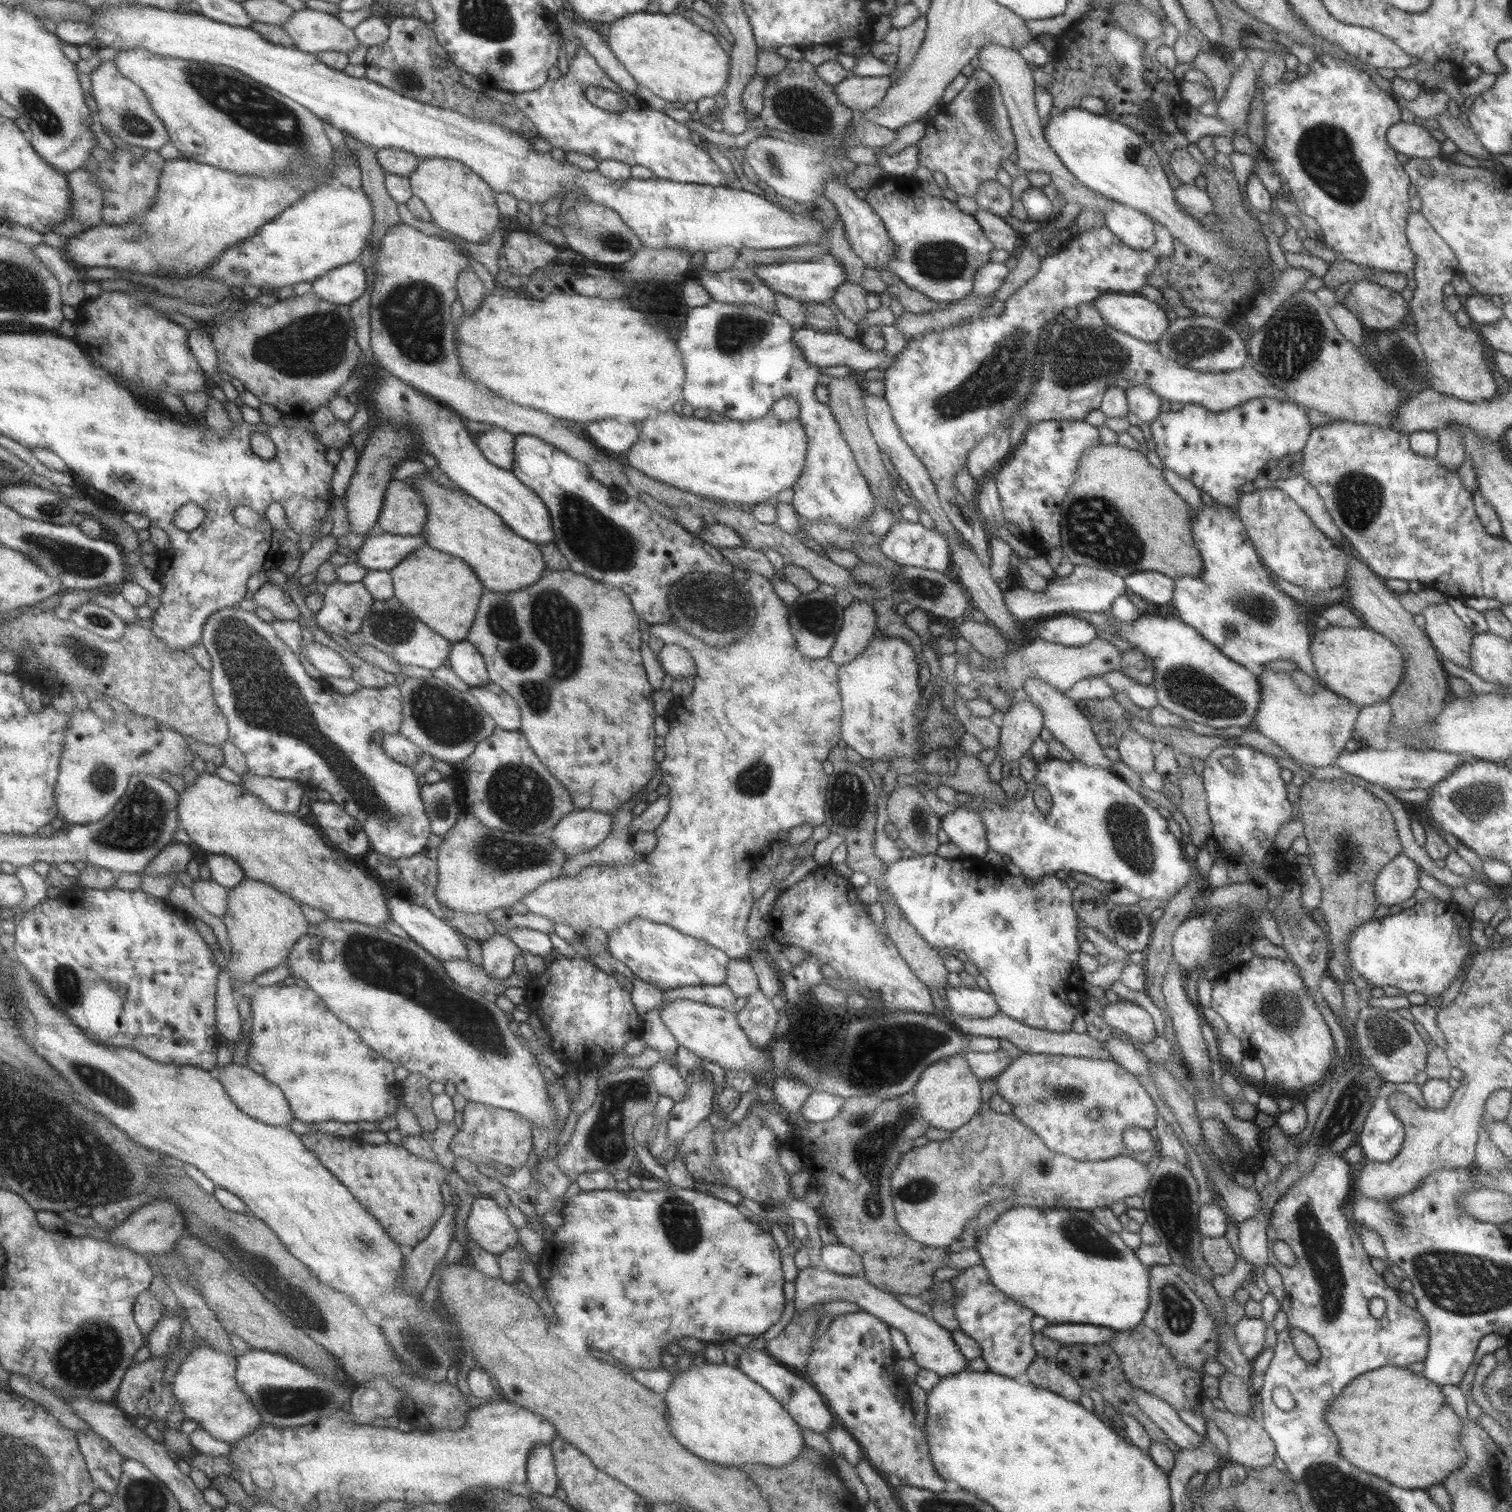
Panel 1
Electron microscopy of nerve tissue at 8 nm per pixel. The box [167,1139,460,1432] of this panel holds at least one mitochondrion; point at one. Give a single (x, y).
(285, 1403)

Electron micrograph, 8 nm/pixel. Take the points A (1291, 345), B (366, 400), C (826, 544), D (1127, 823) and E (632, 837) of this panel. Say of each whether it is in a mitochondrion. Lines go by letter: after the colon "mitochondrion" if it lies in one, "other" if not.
A: mitochondrion
B: other
C: other
D: mitochondrion
E: other

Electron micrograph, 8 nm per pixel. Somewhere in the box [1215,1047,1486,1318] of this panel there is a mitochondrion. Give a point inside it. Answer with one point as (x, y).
(1348, 1106)

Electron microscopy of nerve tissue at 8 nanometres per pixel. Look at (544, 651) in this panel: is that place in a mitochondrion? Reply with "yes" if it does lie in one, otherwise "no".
yes

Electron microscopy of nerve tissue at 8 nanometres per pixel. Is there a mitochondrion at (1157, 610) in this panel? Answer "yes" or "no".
no

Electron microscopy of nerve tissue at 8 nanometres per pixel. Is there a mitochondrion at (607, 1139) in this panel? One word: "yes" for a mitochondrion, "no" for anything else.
yes

